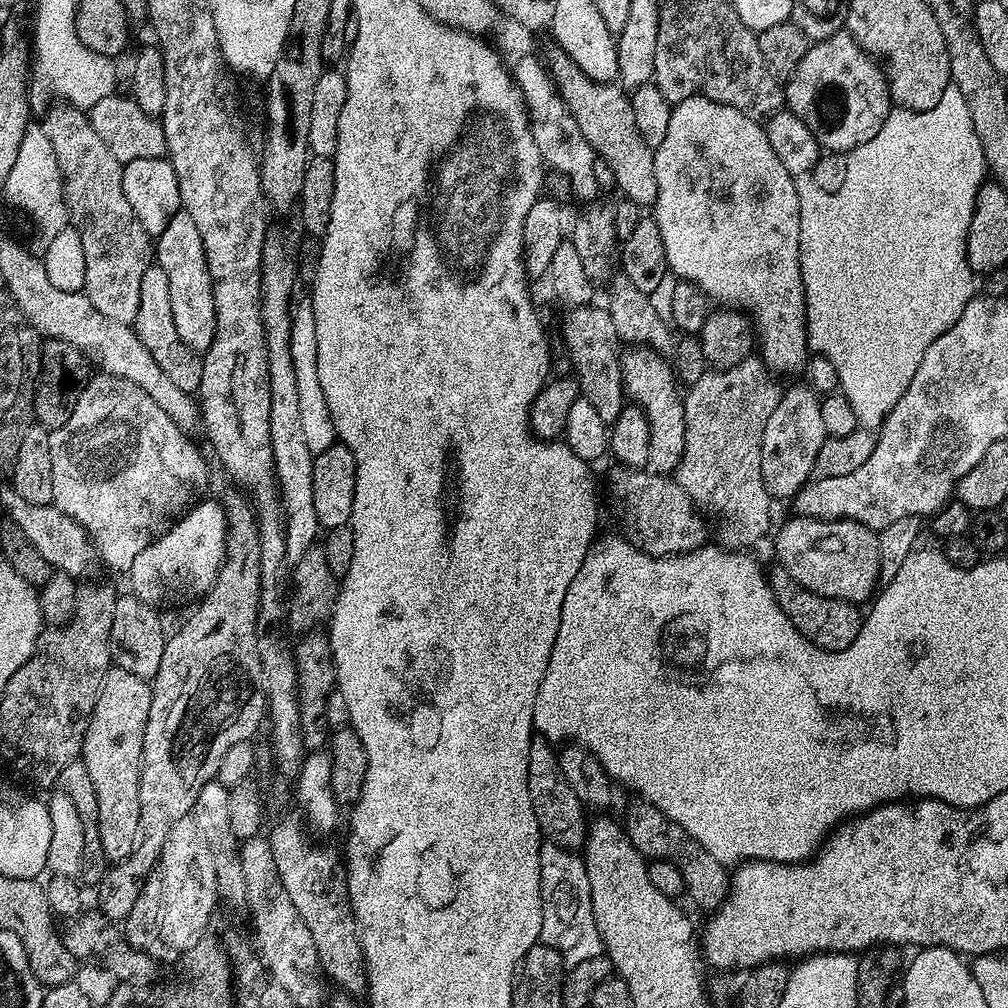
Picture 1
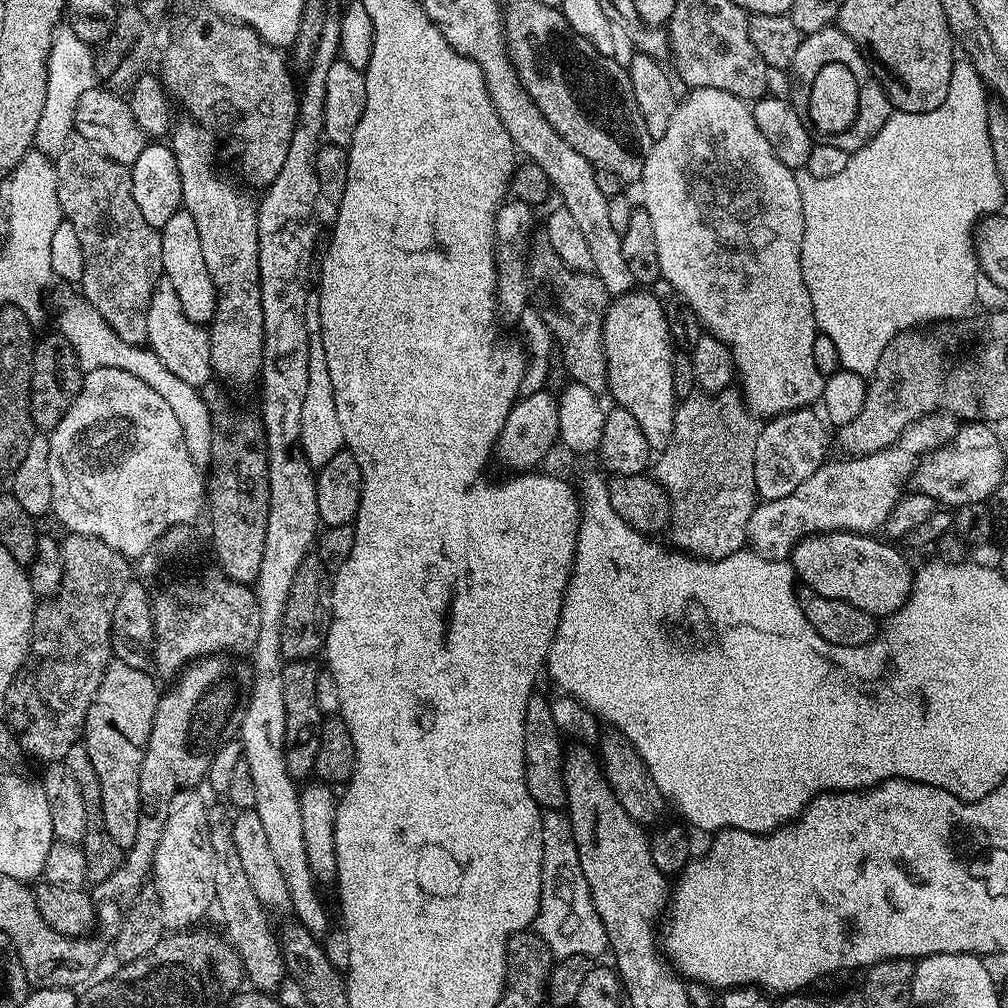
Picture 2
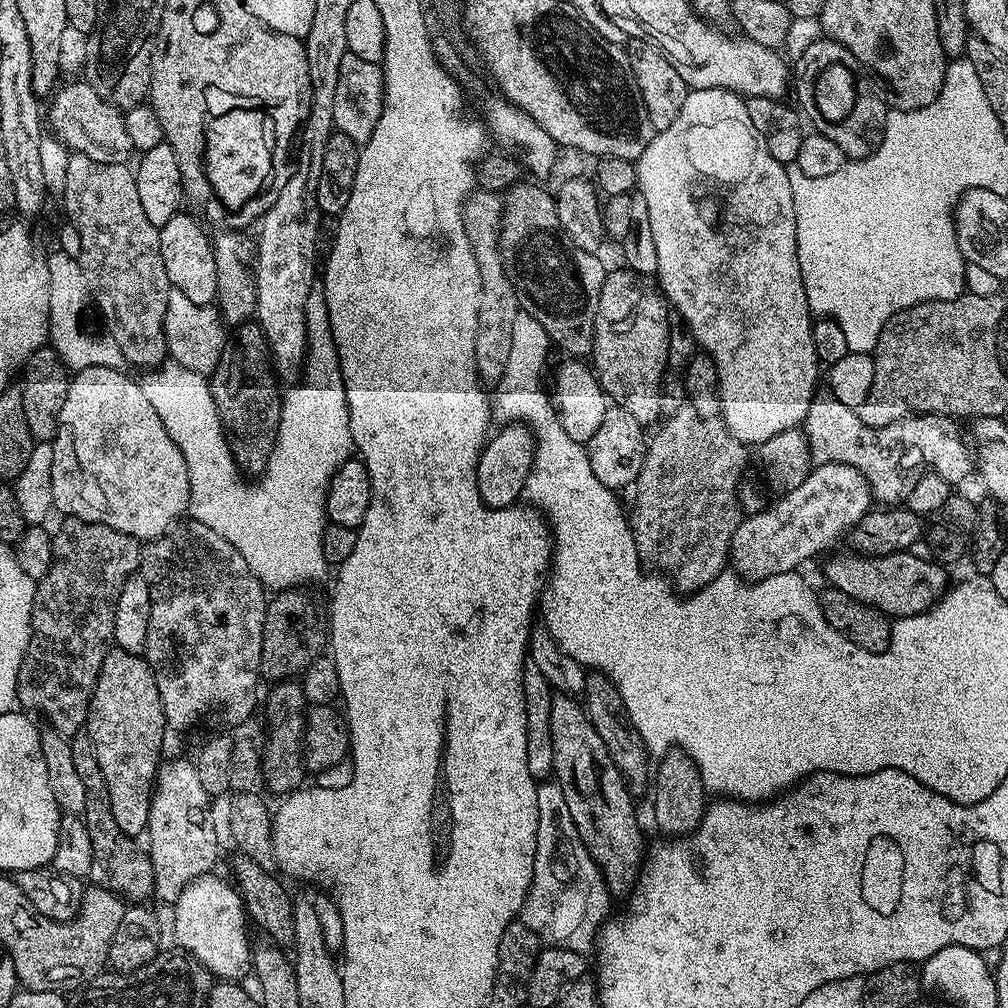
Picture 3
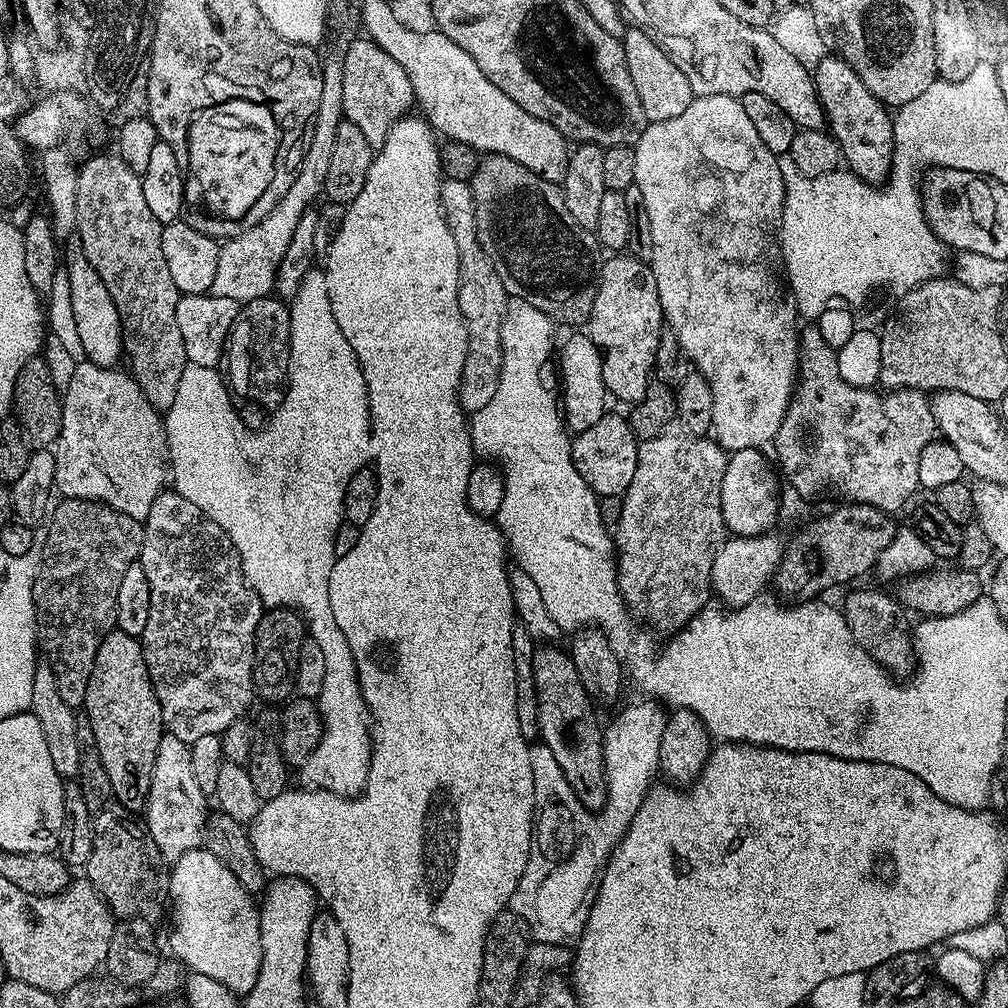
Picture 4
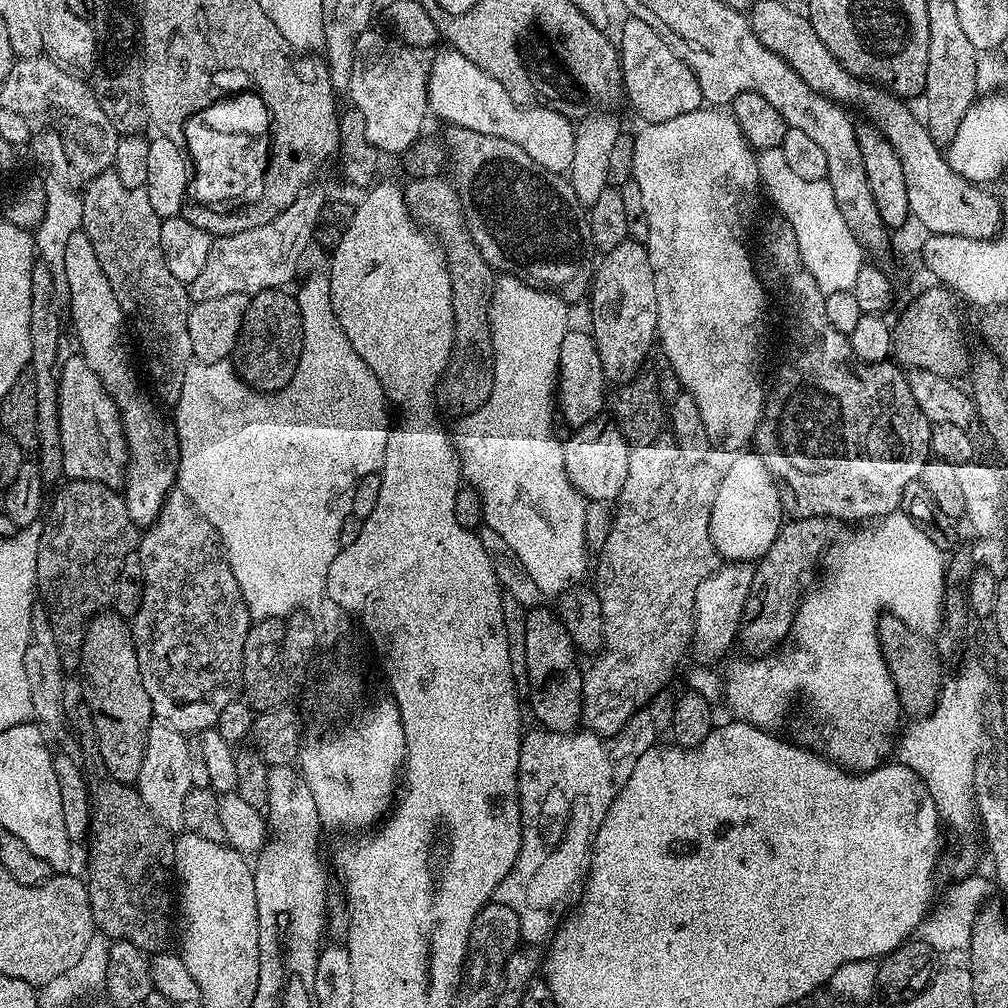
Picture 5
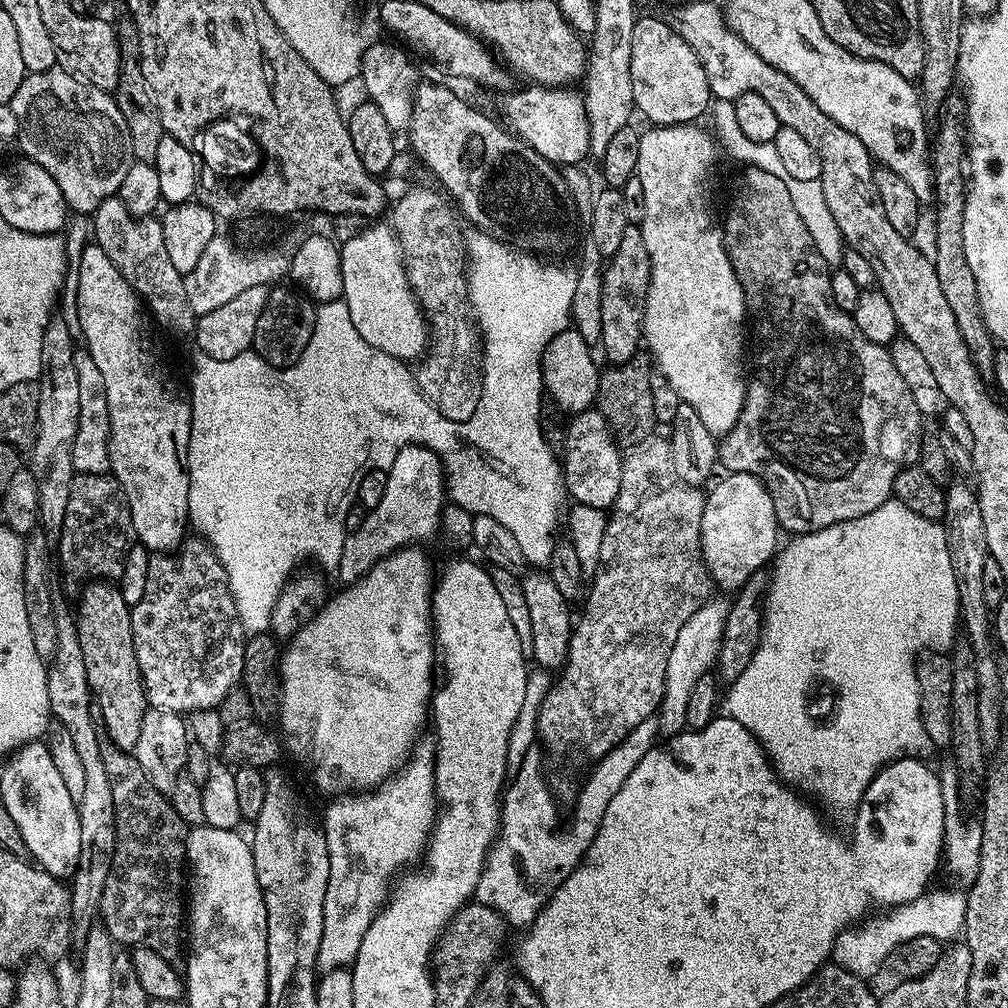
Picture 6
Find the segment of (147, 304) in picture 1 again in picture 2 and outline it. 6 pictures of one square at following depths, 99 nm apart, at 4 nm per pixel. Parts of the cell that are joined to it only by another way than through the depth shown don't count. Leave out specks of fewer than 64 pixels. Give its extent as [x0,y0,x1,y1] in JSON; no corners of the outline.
[146,278,213,389]

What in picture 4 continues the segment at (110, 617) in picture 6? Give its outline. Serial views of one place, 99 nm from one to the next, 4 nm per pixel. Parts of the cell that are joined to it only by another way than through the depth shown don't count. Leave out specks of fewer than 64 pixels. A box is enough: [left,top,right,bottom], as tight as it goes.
[82,630,166,813]

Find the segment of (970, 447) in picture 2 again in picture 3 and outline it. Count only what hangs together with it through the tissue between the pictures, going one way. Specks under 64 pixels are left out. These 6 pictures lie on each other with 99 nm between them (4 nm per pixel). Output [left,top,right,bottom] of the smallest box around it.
[802,394,974,506]

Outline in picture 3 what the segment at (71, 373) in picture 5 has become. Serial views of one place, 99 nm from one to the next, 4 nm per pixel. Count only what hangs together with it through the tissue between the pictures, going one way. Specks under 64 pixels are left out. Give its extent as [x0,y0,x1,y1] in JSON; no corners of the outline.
[51,366,190,542]

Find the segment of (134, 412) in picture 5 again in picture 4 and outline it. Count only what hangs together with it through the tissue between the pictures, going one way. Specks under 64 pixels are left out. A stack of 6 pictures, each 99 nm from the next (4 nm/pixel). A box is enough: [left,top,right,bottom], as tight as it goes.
[62,242,124,368]

